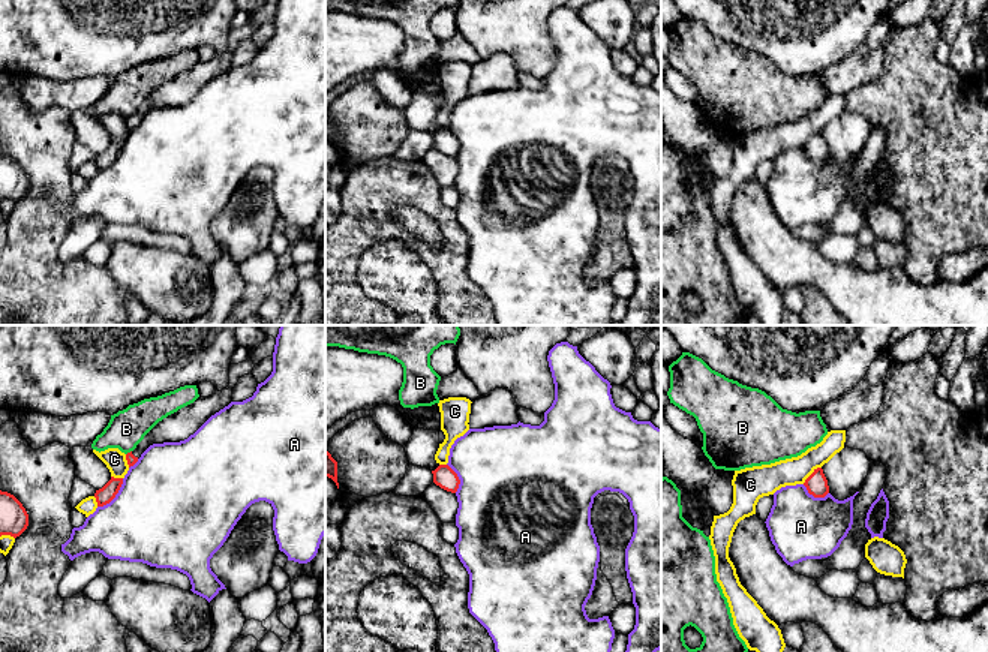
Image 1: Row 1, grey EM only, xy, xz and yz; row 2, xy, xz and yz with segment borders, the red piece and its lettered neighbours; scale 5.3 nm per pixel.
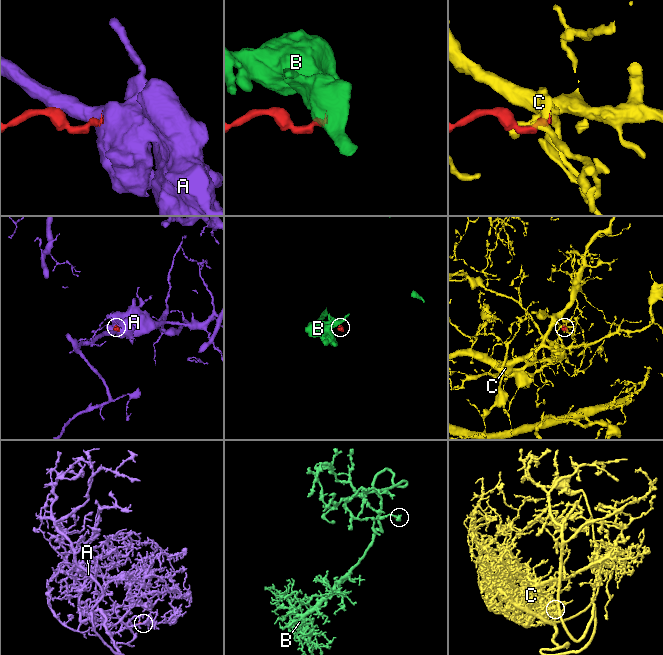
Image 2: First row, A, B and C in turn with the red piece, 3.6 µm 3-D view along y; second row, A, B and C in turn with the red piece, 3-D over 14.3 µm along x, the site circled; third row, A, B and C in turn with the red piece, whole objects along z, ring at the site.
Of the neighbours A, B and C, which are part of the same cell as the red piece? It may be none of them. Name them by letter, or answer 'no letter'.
no letter

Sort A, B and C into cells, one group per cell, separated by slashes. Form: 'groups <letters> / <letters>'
groups A / B / C

